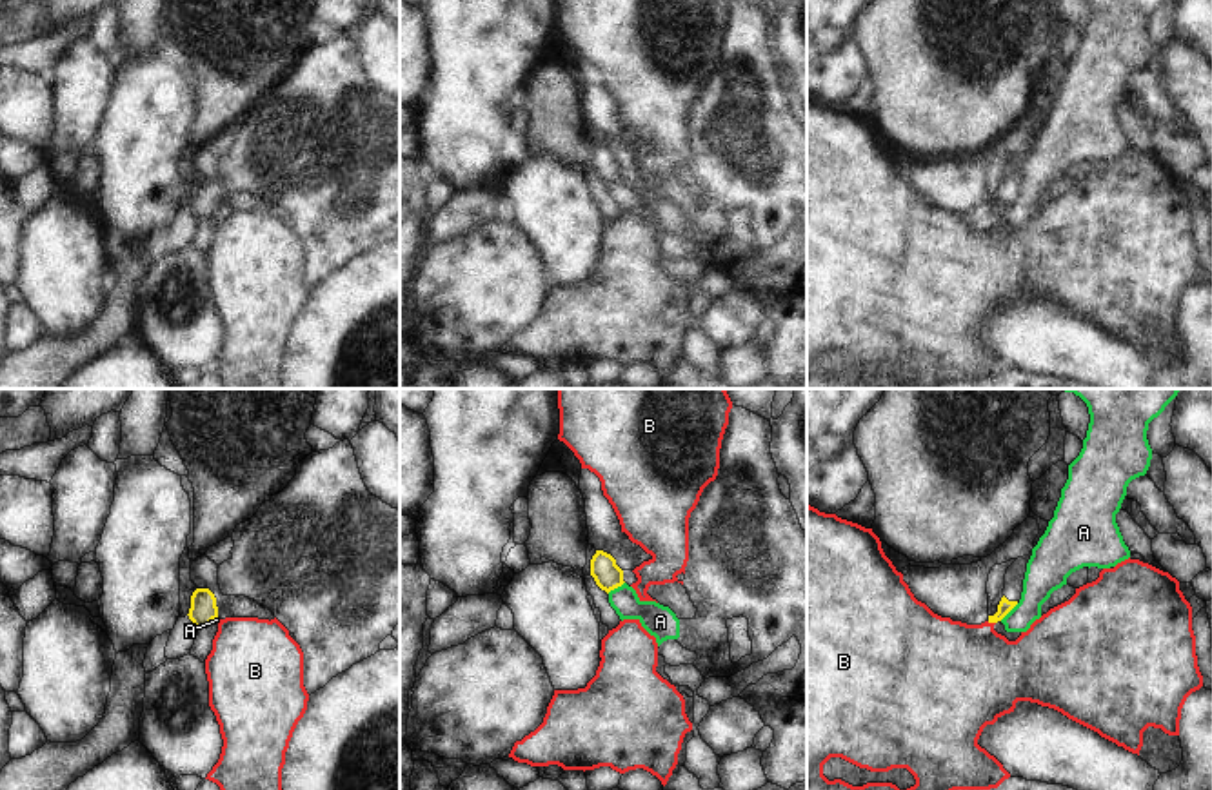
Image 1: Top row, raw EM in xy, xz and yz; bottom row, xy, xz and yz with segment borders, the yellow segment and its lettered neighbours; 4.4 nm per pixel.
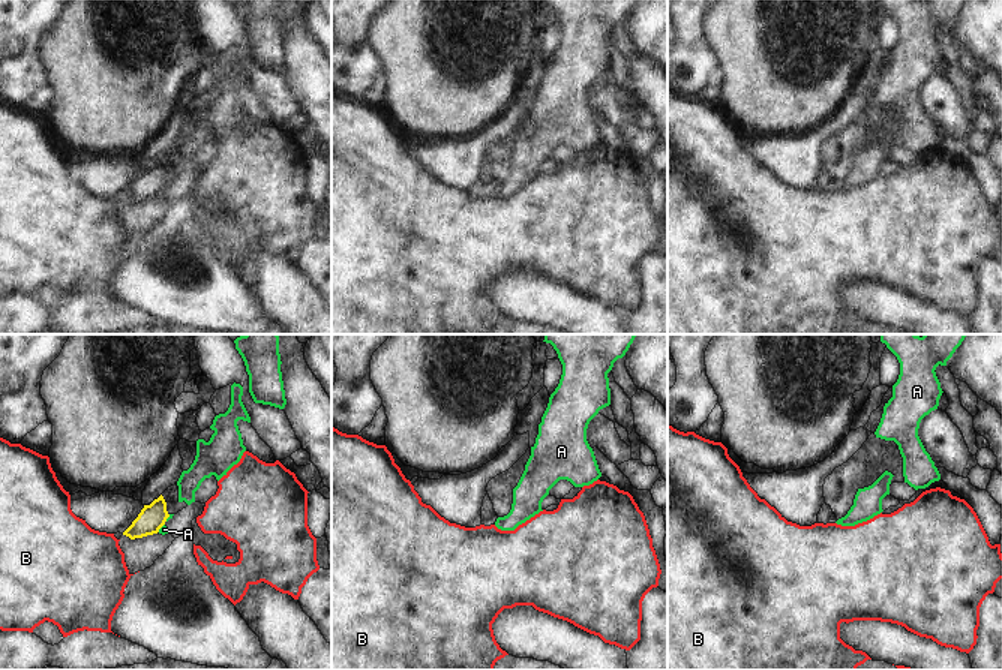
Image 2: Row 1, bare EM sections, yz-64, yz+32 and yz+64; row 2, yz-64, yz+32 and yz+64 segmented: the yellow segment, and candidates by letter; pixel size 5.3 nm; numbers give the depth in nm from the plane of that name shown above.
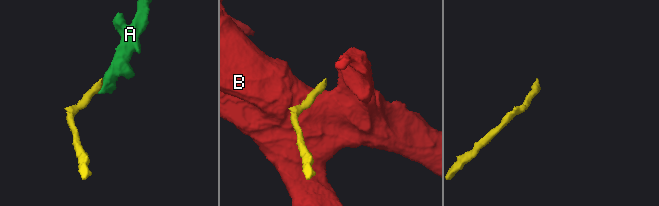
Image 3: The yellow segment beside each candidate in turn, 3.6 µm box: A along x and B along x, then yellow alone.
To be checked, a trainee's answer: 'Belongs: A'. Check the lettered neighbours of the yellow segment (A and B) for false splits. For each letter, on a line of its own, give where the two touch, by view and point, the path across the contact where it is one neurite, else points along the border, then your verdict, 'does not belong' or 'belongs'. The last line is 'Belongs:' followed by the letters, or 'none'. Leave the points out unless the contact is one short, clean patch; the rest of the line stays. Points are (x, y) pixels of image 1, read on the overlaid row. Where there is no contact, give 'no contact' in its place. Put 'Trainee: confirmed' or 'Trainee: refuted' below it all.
A: yz (1009, 611) | along yz (1018, 603), (1000, 620) | does not belong
B: yz (991, 622) | along yz (987, 622), (994, 623) | does not belong
Belongs: none
Trainee: refuted

